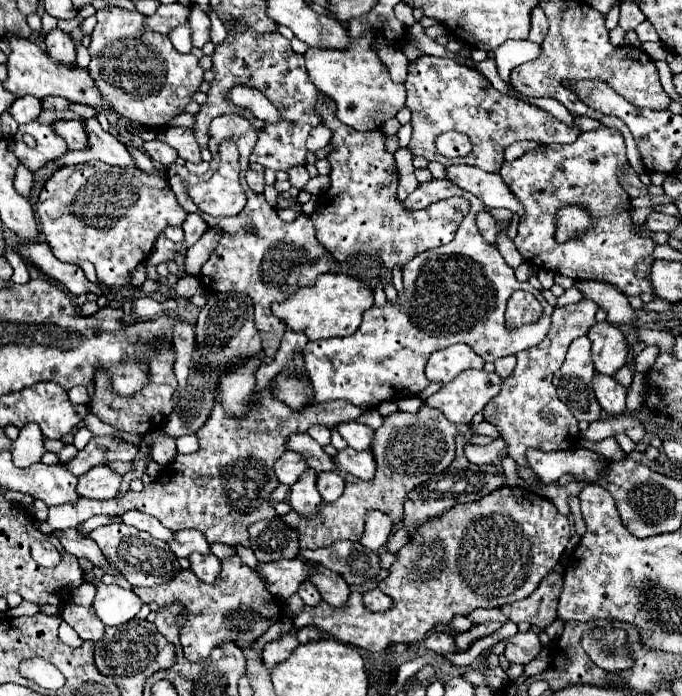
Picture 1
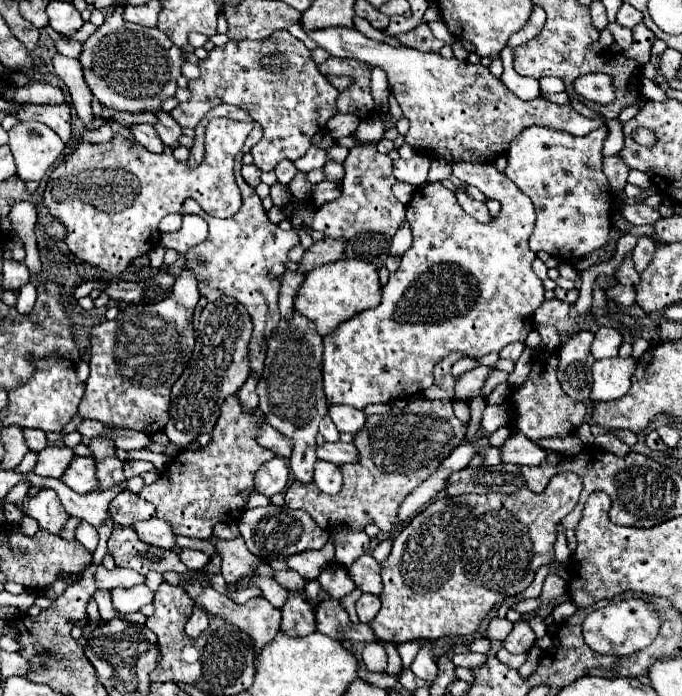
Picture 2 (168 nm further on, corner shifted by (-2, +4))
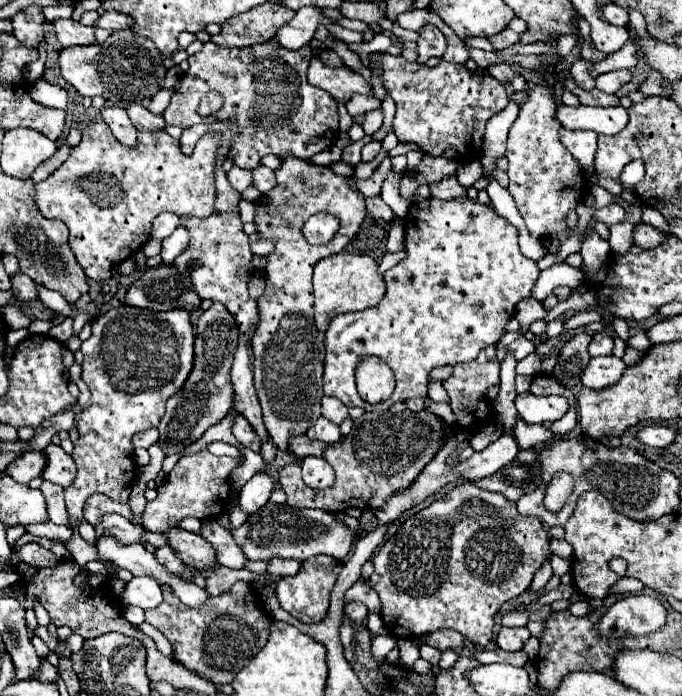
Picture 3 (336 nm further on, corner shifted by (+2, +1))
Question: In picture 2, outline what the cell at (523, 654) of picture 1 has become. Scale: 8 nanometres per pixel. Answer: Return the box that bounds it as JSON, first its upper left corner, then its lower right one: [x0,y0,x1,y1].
[503,622,535,654]

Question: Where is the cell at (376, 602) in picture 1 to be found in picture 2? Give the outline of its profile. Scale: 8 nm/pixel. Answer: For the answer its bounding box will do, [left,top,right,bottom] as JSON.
[357,594,381,622]

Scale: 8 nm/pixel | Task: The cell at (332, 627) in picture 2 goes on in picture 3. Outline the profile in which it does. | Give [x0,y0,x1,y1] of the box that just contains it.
[345,579,381,614]

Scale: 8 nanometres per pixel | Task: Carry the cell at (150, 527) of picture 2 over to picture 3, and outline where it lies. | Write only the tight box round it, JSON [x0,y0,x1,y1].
[95,513,145,545]

